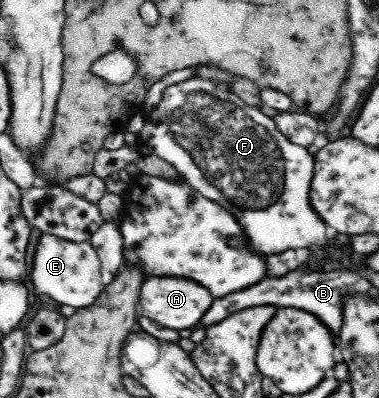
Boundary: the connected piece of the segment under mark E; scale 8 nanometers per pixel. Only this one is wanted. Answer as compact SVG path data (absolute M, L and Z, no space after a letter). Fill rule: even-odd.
M42 234L36 245L31 283L39 291L53 297L60 307L89 308L97 302L101 291L105 289L101 280L101 264L96 249L89 241L74 242L60 237Z

